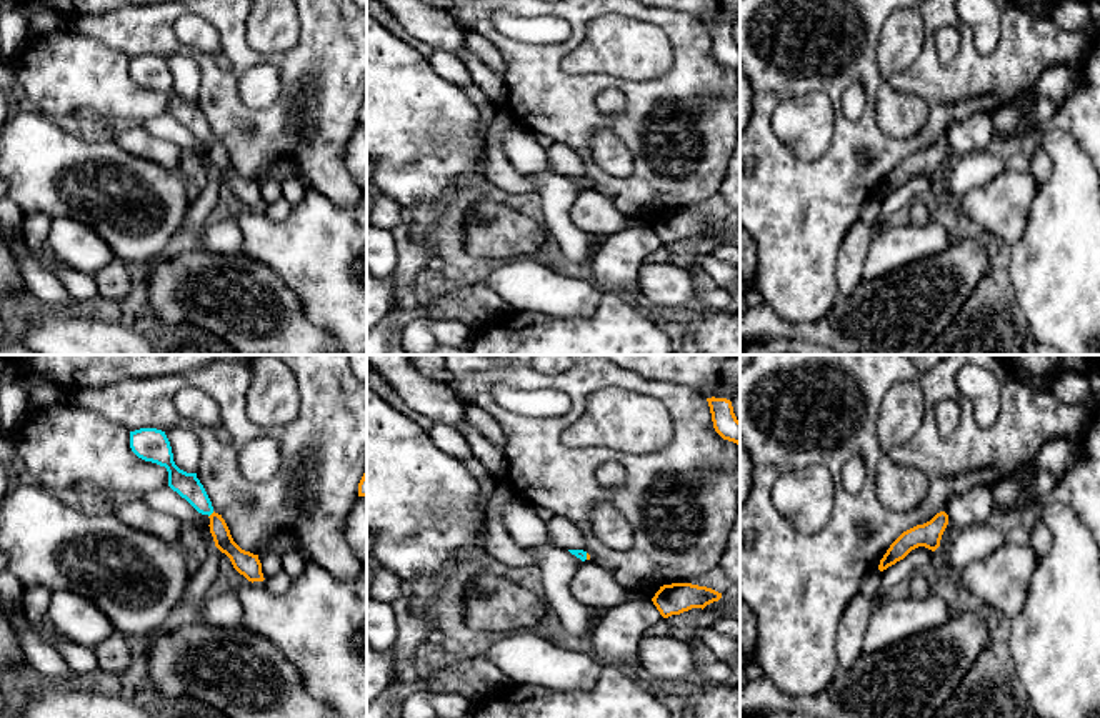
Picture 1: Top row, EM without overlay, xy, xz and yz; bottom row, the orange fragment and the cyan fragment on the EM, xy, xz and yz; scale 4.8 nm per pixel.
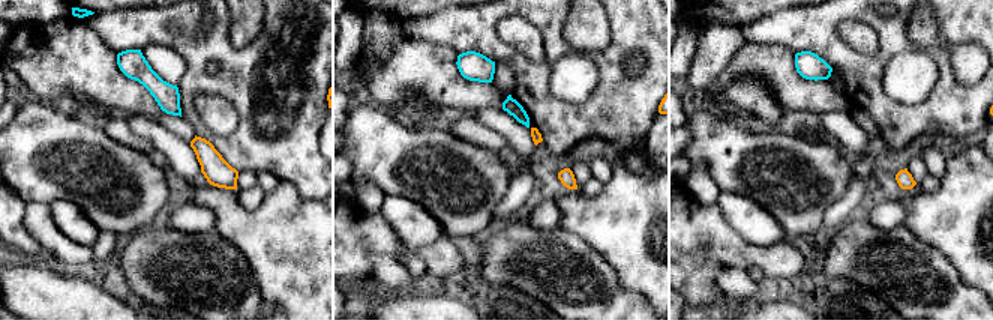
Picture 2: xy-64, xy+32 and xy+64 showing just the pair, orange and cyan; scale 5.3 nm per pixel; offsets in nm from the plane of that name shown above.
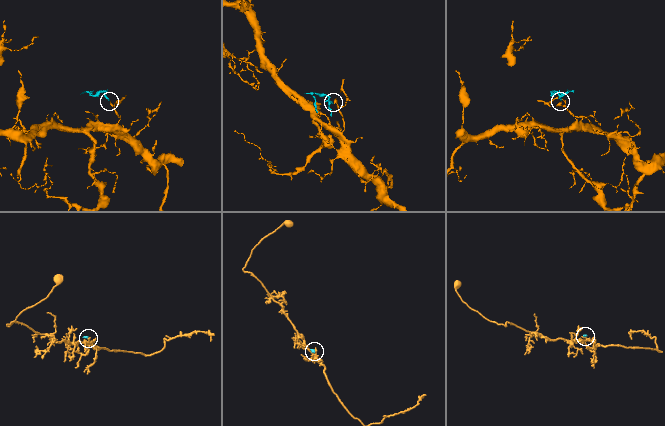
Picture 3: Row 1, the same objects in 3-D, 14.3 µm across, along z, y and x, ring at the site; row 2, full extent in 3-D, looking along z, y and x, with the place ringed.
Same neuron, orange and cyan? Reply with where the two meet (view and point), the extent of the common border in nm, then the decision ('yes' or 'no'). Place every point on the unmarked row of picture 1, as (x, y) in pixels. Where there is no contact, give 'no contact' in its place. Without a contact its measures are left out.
meets orange in xy at (210, 142); contact 40 nm long; yes

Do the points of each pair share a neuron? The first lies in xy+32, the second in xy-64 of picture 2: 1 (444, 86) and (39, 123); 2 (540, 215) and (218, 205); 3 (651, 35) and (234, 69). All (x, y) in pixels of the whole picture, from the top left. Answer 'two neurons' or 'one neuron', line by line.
1: two neurons
2: two neurons
3: one neuron

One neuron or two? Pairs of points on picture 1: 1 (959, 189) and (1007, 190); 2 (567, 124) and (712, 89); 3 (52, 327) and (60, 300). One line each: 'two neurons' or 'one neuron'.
1: two neurons
2: one neuron
3: two neurons

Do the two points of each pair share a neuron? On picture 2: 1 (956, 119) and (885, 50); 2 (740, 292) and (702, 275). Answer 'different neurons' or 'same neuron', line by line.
1: same neuron
2: different neurons

